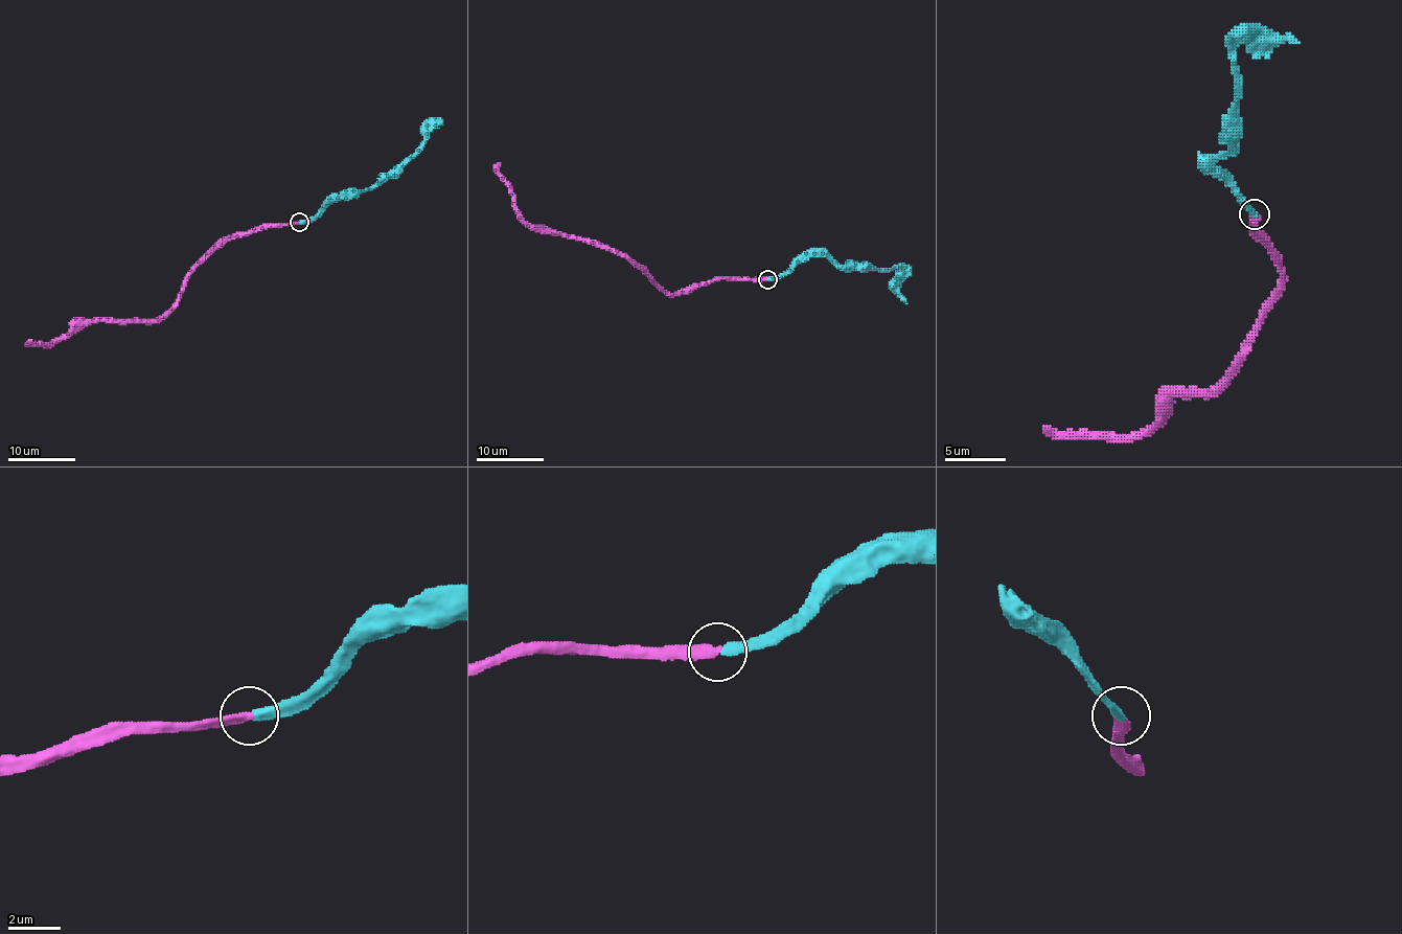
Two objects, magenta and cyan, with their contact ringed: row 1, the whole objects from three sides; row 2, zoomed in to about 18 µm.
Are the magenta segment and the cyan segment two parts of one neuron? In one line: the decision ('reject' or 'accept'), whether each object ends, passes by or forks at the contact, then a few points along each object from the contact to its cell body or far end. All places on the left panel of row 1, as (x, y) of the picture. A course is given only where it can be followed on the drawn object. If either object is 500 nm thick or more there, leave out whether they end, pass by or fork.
accept | magenta ends | cyan ends | magenta via (300, 222), (263, 224), (228, 235), (161, 316), (98, 319), (47, 344), (31, 344), (31, 339) | cyan via (300, 222), (312, 222), (334, 202), (357, 197), (377, 186), (414, 157), (431, 127), (439, 128)

